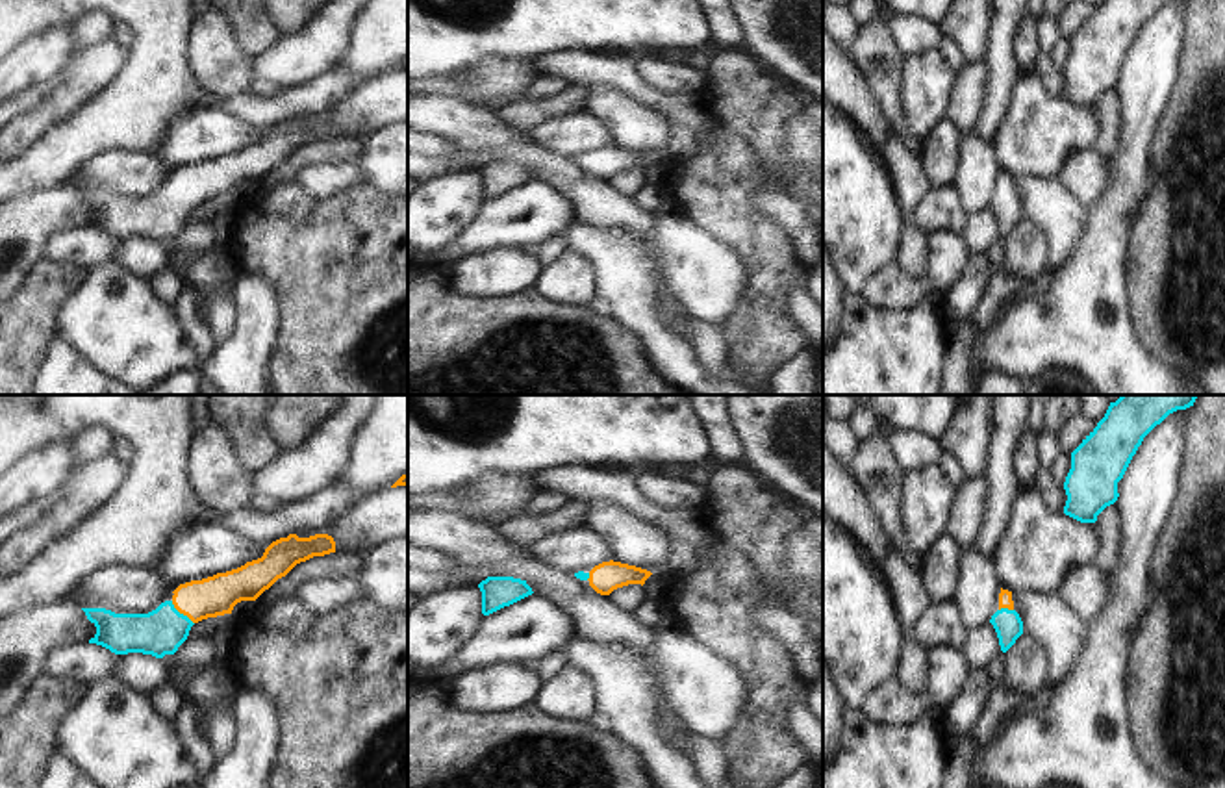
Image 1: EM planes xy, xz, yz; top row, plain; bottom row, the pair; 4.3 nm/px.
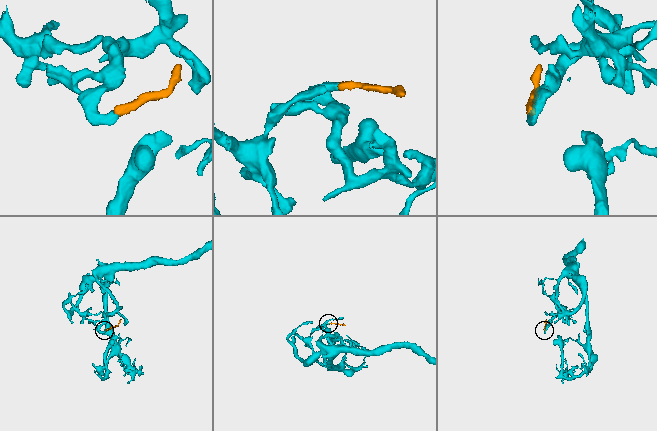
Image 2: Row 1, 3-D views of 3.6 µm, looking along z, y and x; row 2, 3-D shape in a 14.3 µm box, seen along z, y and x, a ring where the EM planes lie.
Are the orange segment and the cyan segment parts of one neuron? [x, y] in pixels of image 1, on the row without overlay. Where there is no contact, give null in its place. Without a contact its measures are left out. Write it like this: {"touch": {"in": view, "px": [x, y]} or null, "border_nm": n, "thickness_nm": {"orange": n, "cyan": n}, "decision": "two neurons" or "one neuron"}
{"touch": {"in": "xy", "px": [182, 197]}, "border_nm": 140, "thickness_nm": {"orange": 180, "cyan": 200}, "decision": "one neuron"}

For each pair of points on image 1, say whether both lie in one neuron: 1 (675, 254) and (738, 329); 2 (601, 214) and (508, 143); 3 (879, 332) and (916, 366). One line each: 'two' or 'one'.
1: two
2: one
3: one

